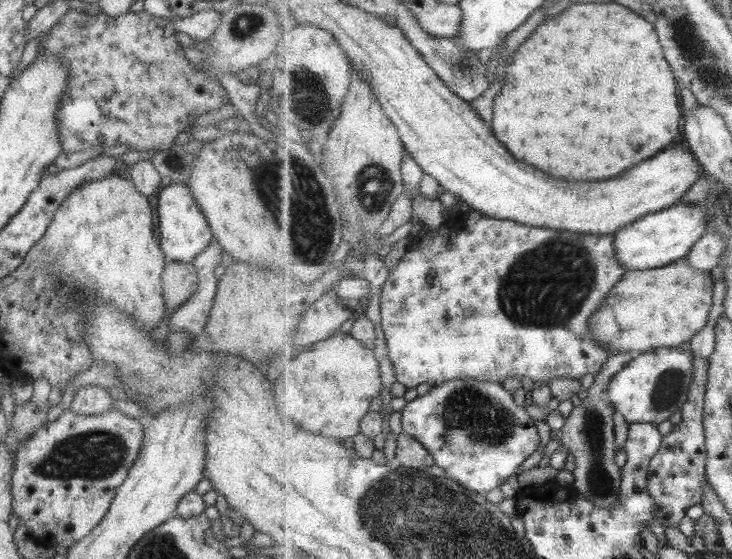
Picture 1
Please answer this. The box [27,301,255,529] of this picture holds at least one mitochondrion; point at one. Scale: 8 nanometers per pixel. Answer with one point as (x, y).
(97, 455)

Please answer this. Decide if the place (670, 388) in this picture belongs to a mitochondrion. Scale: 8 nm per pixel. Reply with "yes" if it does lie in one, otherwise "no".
yes

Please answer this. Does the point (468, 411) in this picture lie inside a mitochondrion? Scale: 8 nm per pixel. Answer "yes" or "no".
yes

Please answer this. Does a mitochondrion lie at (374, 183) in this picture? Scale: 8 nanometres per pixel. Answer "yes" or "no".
yes

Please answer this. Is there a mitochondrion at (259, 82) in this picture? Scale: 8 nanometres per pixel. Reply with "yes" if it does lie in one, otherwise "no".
no

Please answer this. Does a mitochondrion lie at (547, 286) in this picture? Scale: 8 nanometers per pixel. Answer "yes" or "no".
yes

